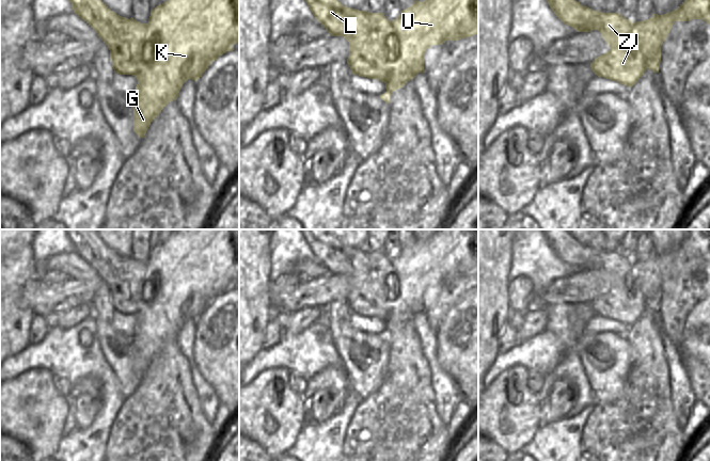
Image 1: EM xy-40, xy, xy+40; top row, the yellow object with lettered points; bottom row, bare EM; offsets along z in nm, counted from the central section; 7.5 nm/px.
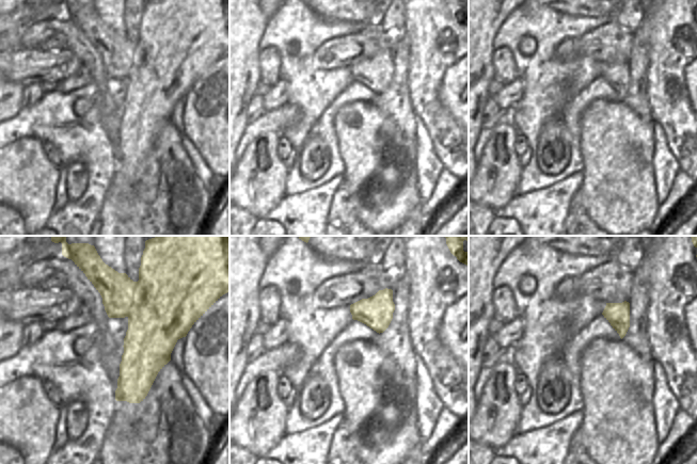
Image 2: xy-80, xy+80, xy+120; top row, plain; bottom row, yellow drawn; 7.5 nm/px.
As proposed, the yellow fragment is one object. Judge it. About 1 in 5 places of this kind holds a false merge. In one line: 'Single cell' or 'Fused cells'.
Fused cells.

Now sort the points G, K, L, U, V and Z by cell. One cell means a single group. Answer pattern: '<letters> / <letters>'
G K U / L V Z

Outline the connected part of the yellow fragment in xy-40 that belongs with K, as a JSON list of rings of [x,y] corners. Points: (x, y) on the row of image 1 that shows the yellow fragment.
[[[168,0],[167,2],[159,4],[151,11],[148,18],[148,35],[146,37],[146,44],[144,46],[144,52],[142,54],[142,61],[140,63],[140,74],[136,77],[138,84],[133,93],[133,131],[144,138],[151,123],[159,115],[161,110],[171,101],[176,100],[178,93],[183,84],[192,79],[196,81],[202,77],[204,71],[208,68],[211,62],[217,60],[220,55],[226,51],[233,51],[233,45],[239,42],[239,0]]]

